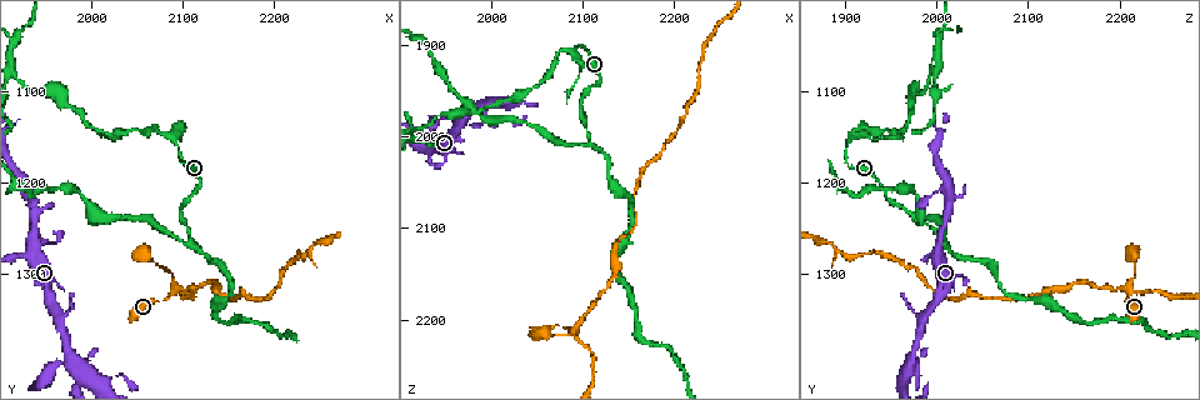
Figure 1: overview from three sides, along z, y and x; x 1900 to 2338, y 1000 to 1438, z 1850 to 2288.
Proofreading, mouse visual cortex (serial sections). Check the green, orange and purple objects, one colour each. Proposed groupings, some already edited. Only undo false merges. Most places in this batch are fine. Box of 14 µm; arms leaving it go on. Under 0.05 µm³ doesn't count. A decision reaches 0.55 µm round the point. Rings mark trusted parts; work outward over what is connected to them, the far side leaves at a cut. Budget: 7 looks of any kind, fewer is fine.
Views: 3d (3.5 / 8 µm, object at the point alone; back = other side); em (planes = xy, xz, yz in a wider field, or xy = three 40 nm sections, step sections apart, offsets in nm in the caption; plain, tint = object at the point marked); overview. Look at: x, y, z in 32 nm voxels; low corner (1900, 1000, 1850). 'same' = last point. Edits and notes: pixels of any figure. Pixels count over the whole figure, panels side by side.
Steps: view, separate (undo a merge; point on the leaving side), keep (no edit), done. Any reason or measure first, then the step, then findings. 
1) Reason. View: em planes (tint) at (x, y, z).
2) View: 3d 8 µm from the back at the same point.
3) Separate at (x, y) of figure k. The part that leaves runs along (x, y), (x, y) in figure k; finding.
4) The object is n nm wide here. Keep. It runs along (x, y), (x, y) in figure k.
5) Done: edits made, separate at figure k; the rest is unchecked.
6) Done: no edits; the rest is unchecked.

Arms part here. View: 3d 8 µm at (2110, 1265, 2010).

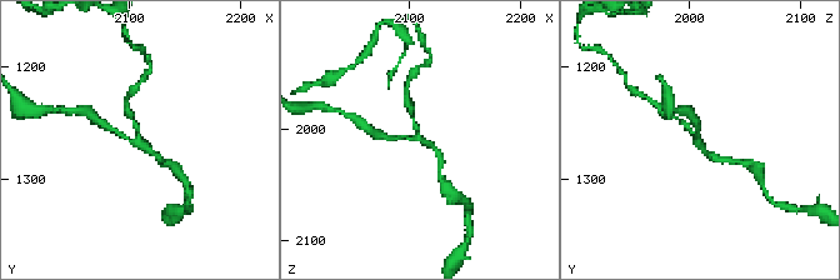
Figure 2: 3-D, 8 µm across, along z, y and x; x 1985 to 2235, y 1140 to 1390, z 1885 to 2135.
3 arms meet here; the arms are 150, 150, 200 nm wide. View: em xy step 1 (tint) at (2110, 1268, 2008).

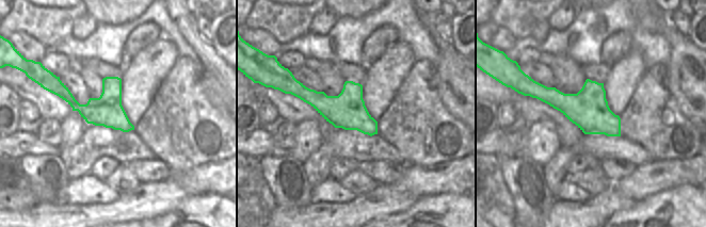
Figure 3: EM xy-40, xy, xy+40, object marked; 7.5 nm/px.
Keep. It runs along (290, 88), (348, 111), (374, 131) in figure 3; one cell here.

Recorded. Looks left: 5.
Thick turns thin. View: 3d 8 µm at (2095, 1315, 2210).

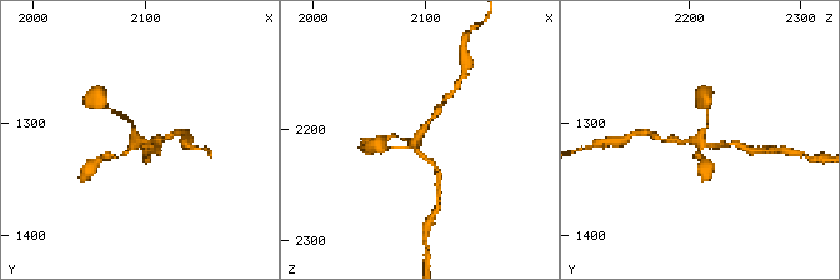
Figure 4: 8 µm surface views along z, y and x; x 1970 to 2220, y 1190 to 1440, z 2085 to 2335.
4 arms meet here; the arms are 100, 100, 150, 150 nm wide. View: em xy step 1 (tint) at (2092, 1314, 2208).

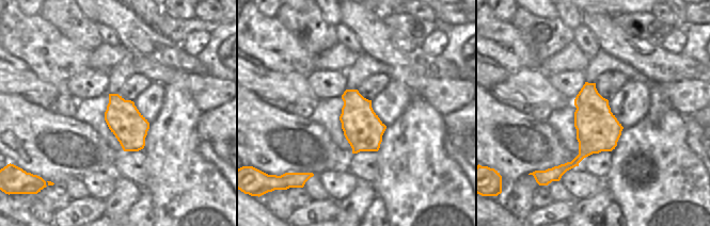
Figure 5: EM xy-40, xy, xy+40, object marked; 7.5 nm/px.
Keep. It runs along (109, 155), (125, 154), (136, 140), (159, 139) in figure 4; continuous, no second cell.

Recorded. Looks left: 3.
A fork. View: 3d 3.5 µm from the back at (2085, 1155, 1905).

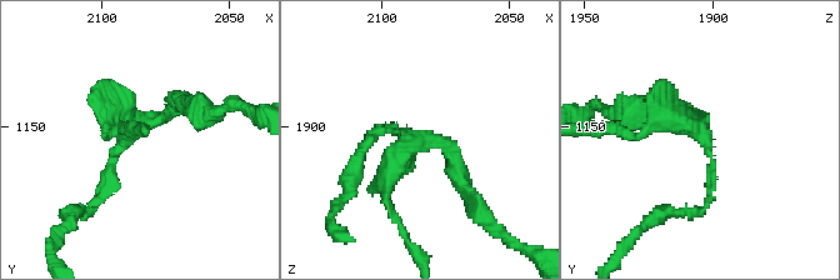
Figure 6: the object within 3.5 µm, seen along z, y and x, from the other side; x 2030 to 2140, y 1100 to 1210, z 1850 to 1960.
3 arms meet here; the arms are 100, 200, 250 nm wide. View: em xy step 3 (tint) at (2087, 1151, 1906).

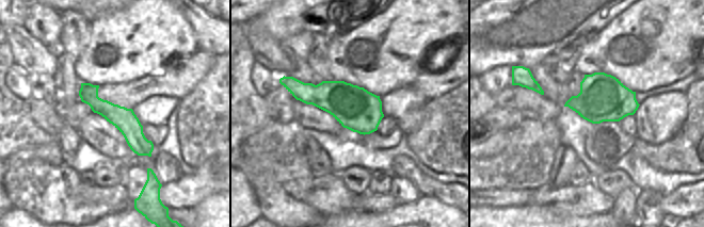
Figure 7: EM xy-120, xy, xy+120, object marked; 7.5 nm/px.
Keep. It runs along (96, 198), (116, 148), (181, 101) in figure 6; one cell here.

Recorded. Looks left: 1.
Done: no edits; the rest is unchecked.

